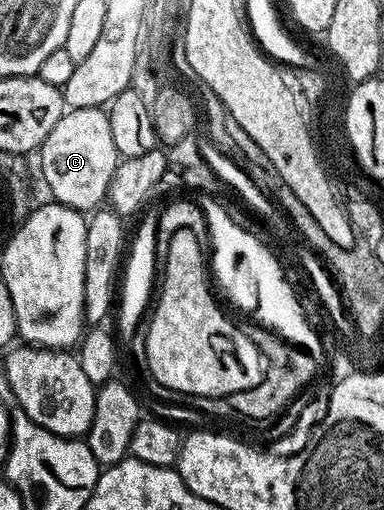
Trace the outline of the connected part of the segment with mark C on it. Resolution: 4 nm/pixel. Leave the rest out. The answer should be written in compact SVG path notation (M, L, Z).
M104 108L69 109L51 127L51 135L41 144L39 156L45 185L53 192L56 204L78 211L96 210L109 196L111 175L119 160L108 112Z

